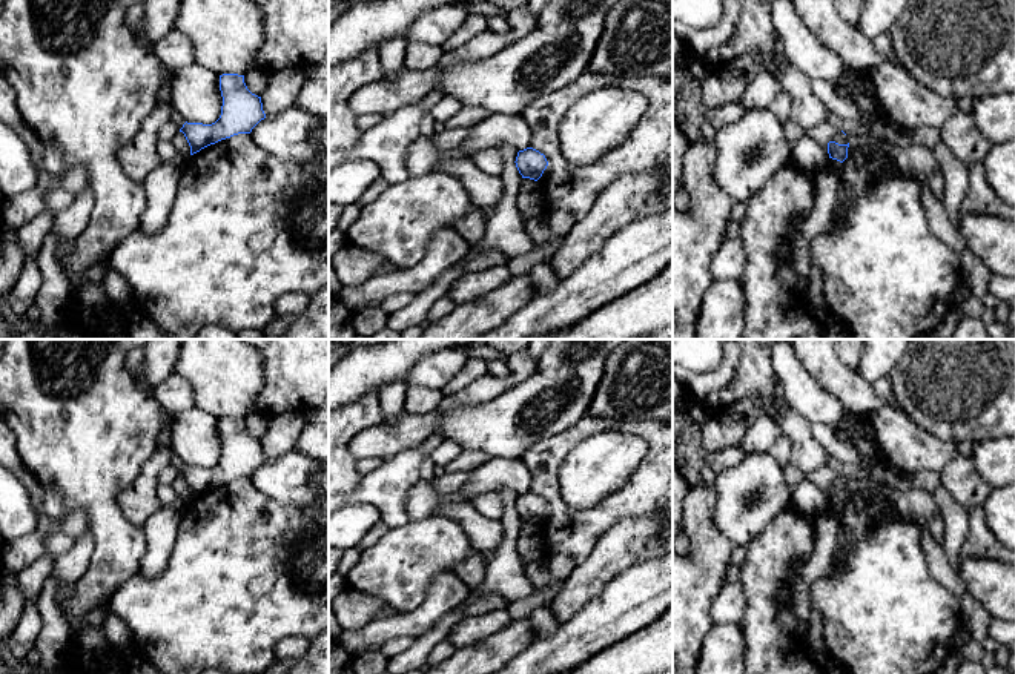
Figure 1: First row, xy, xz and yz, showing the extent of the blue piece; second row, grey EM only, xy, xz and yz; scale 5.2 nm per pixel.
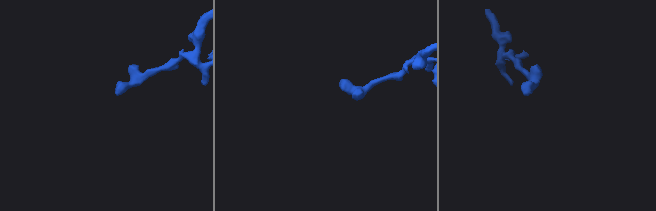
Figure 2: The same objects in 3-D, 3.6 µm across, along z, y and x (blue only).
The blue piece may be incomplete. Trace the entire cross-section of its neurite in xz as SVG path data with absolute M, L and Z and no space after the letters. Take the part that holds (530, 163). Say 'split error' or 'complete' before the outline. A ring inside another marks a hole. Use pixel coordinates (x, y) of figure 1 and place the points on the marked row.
complete; M533 147L519 150L514 163L522 178L530 178L534 181L542 177L548 166L545 155Z

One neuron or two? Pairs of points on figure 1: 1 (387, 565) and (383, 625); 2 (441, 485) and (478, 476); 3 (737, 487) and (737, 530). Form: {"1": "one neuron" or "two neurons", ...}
{"1": "two neurons", "2": "two neurons", "3": "one neuron"}

